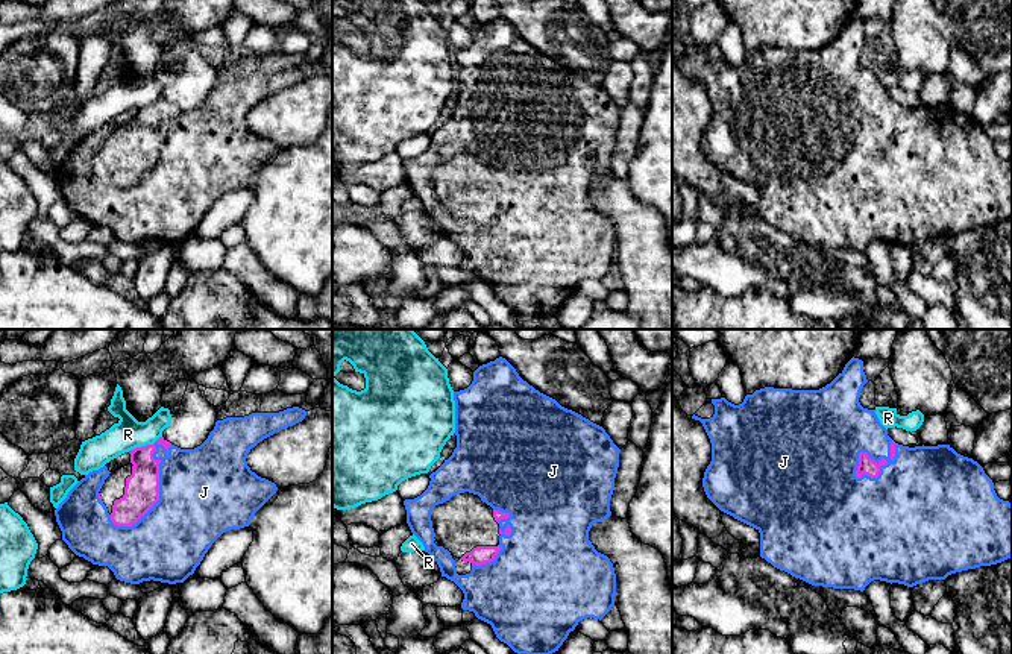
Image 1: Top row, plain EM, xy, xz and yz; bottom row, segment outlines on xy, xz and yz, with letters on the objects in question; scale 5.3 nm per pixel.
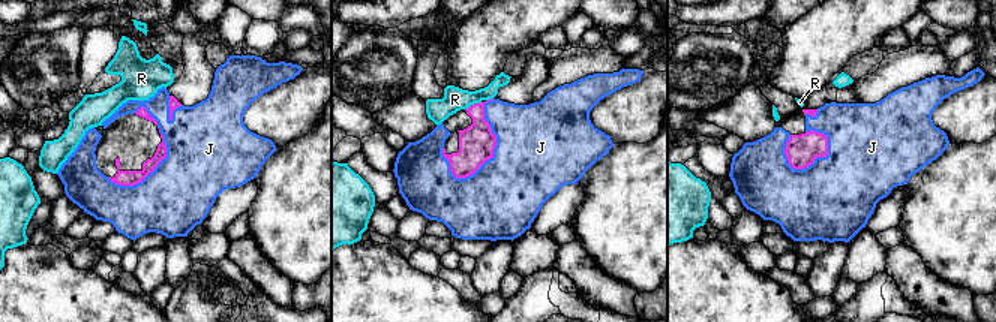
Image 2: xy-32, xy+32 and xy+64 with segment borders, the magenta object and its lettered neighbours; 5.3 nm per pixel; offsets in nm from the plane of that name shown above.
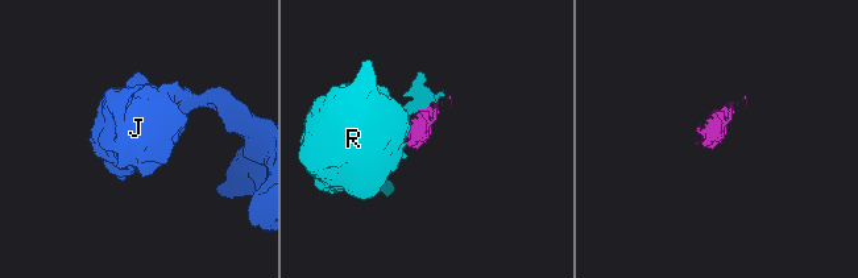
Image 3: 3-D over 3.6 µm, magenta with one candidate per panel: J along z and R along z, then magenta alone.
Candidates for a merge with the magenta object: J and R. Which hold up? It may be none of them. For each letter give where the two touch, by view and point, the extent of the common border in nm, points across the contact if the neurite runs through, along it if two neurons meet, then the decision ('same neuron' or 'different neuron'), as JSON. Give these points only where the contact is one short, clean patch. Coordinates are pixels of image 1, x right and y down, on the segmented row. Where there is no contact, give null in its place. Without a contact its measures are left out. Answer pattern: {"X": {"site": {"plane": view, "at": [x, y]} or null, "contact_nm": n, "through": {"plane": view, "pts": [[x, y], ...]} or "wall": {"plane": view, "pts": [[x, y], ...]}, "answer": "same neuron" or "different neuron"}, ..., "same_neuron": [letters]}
{"J": {"site": {"plane": "xy", "at": [158, 487]}, "contact_nm": 550, "answer": "same neuron"}, "R": {"site": {"plane": "xy", "at": [146, 445]}, "contact_nm": 180, "wall": {"plane": "xy", "pts": [[161, 436], [152, 443], [131, 449]]}, "answer": "different neuron"}, "same_neuron": ["J"]}

